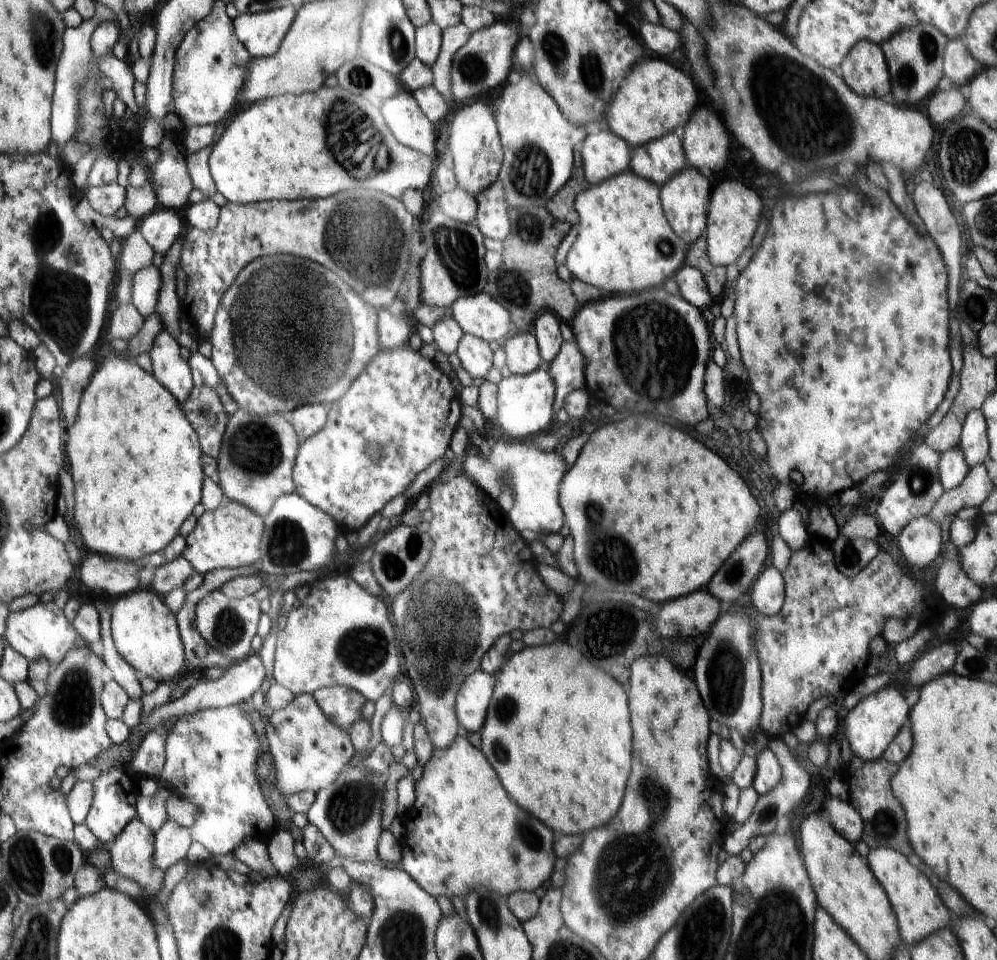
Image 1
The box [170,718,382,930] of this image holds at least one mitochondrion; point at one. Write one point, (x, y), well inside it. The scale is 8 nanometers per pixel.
(358, 796)

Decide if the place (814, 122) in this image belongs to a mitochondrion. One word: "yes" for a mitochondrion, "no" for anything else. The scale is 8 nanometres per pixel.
yes

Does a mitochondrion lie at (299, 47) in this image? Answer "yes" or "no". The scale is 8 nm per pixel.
no

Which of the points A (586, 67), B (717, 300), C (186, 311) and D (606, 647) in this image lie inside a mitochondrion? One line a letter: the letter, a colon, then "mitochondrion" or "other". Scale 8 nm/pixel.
A: mitochondrion
B: other
C: other
D: mitochondrion

